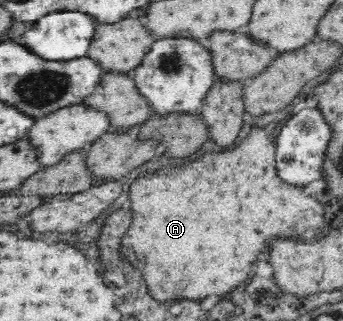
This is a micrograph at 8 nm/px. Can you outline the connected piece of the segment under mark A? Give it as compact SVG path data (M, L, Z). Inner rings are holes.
M261 128L257 129L259 131L251 131L245 141L231 151L207 153L183 169L165 175L143 175L132 181L129 189L131 227L125 231L119 249L129 261L131 251L135 253L135 259L139 259L135 267L143 273L149 295L159 303L181 297L201 301L205 295L227 295L249 277L249 269L267 239L297 237L309 229L323 227L323 207L313 197L301 197L299 187L277 179L273 143Z

